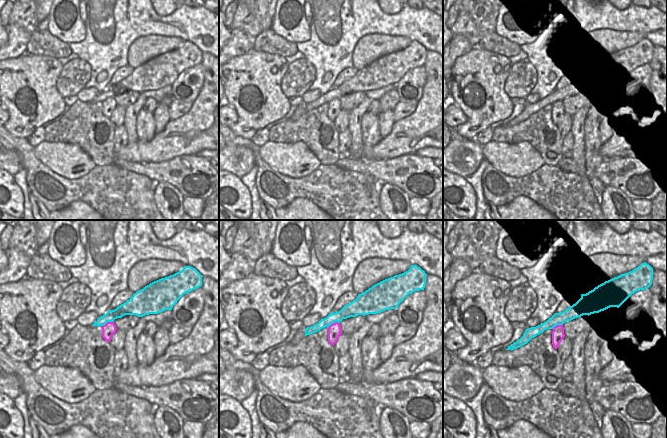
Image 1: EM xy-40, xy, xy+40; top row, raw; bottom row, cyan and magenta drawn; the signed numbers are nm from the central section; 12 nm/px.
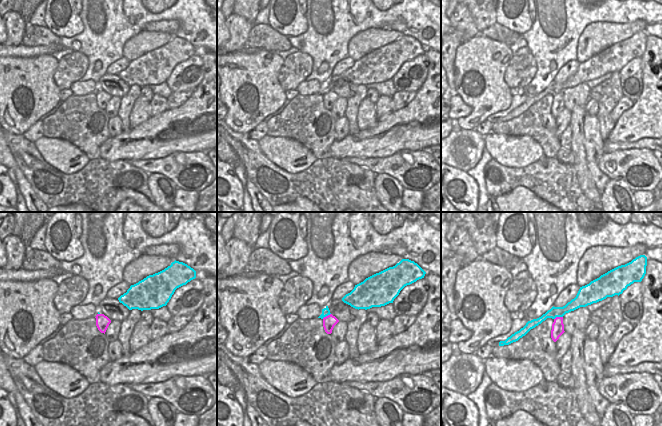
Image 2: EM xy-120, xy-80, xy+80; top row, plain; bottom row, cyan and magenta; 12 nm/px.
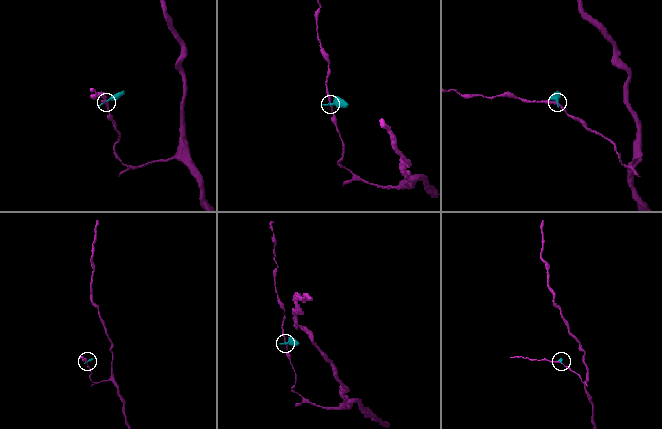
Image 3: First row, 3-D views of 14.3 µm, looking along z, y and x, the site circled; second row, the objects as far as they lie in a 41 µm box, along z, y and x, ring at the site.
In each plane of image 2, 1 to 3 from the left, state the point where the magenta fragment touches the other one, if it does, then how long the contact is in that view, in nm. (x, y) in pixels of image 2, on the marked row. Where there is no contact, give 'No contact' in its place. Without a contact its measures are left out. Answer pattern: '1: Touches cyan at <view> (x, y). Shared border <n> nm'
1: No contact
2: Touches cyan at xy-80 (326, 315). Shared border 130 nm
3: Touches cyan at xy+80 (558, 316). Shared border 110 nm.

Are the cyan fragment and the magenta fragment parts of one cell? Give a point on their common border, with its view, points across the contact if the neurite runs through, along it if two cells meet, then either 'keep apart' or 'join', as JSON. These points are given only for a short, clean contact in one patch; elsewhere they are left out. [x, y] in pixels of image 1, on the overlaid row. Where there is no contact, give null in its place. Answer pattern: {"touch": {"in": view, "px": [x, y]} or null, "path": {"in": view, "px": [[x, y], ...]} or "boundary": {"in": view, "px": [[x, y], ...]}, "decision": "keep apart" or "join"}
{"touch": {"in": "xy", "px": [332, 323]}, "boundary": {"in": "xy", "px": [[338, 322], [333, 322], [327, 327]]}, "decision": "keep apart"}

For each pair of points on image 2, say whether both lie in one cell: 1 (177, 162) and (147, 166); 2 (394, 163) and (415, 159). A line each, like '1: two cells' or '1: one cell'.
1: one cell
2: one cell

